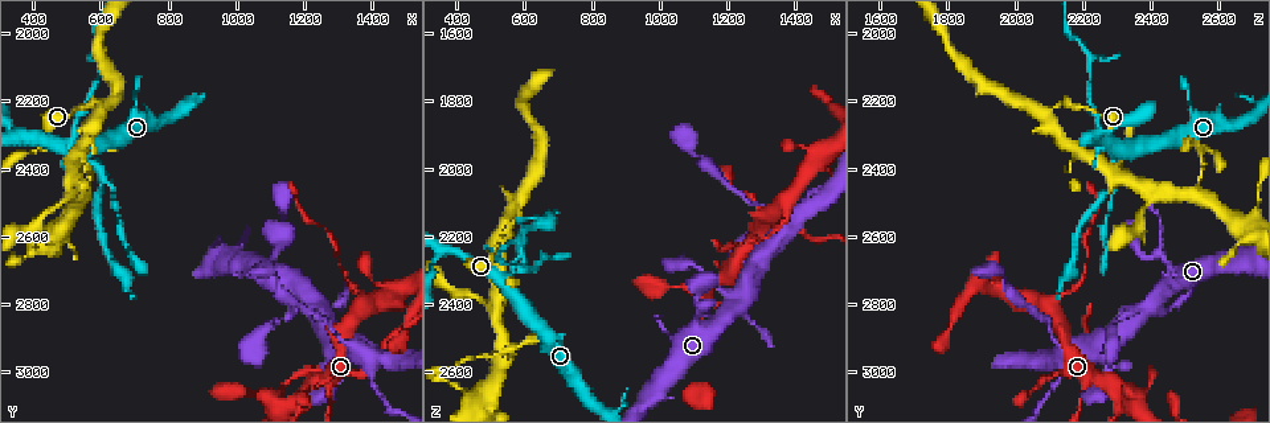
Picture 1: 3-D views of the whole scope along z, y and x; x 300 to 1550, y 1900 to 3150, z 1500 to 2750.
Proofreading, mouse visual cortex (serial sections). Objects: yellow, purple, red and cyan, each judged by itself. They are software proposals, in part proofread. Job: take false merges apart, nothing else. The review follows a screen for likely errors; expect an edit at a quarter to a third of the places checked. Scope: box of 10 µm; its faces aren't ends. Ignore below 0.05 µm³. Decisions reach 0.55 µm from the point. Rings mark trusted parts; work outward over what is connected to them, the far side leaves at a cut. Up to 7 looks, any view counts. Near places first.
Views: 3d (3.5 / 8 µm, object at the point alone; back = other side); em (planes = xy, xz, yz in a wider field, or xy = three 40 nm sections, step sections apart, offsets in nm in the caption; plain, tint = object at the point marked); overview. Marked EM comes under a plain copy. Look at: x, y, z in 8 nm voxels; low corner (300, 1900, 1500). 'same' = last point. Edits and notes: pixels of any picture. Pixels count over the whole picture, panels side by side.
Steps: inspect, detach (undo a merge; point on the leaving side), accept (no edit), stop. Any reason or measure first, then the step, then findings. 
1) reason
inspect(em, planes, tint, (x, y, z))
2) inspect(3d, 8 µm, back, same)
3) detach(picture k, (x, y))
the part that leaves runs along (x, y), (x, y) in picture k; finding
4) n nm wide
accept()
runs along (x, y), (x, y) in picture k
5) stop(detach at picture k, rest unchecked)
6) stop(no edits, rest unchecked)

thick turns thin
inspect(3d, 3.5 µm, (1110, 2670, 2380))

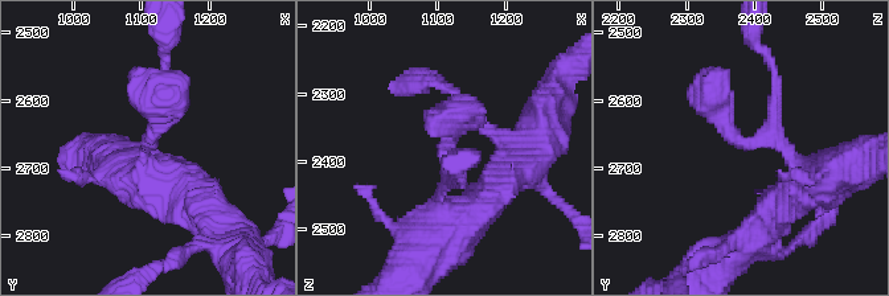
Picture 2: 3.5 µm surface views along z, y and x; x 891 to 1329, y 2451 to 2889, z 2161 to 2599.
3 arms; arms of 150, 350, 400 nm; need the tissue
inspect(em, xy, step 1, tint, (1110, 2665, 2390))

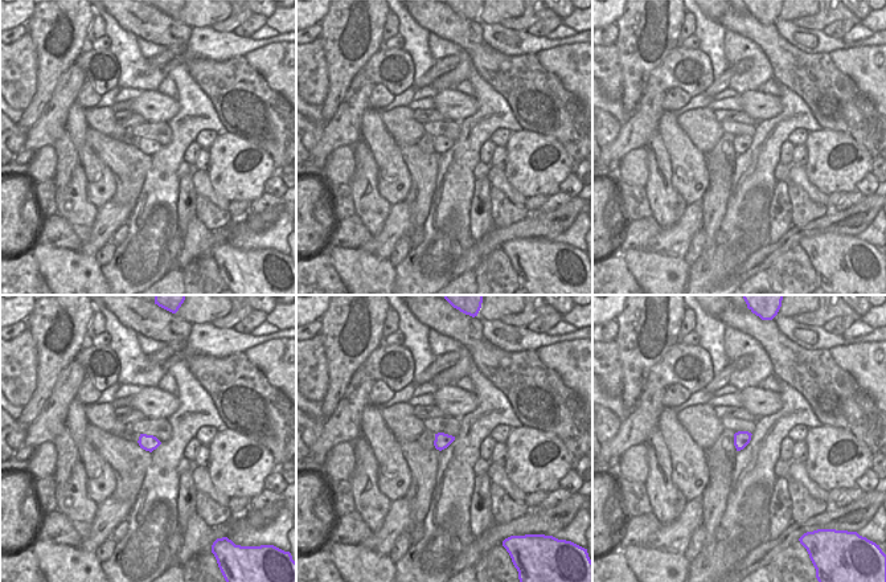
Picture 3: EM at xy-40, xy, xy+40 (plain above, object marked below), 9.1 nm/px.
another direction
inspect(em, xy, step 5, tint, same)

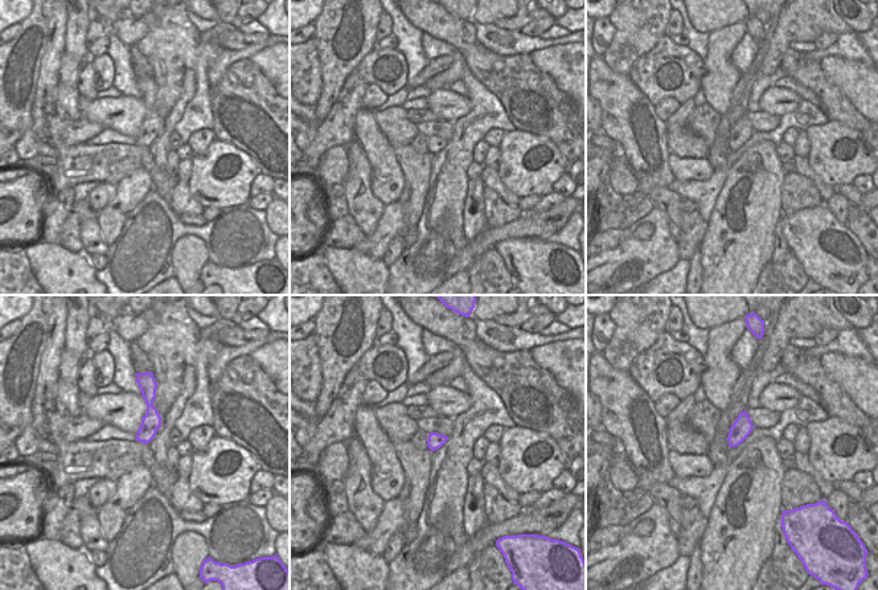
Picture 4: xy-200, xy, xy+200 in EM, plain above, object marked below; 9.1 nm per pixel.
accept()
runs along (816, 177), (773, 132), (738, 140), (721, 75) in picture 2; continuous, no second cell

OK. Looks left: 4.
inspect(3d, 3.5 µm, back, (610, 2430, 2290))

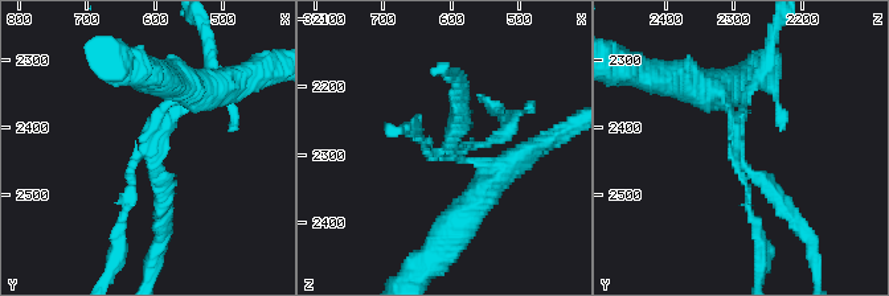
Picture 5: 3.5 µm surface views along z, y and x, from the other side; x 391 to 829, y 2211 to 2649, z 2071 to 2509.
inspect(em, xy, step 2, tint, (600, 2430, 2290))

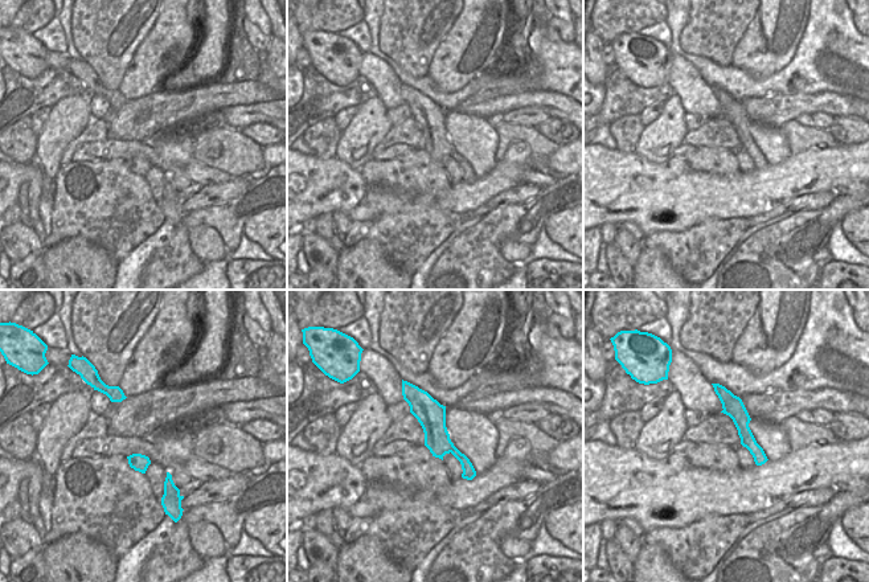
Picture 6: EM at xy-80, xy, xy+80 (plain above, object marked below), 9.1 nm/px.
inspect(em, xy, step 1, tint, same)

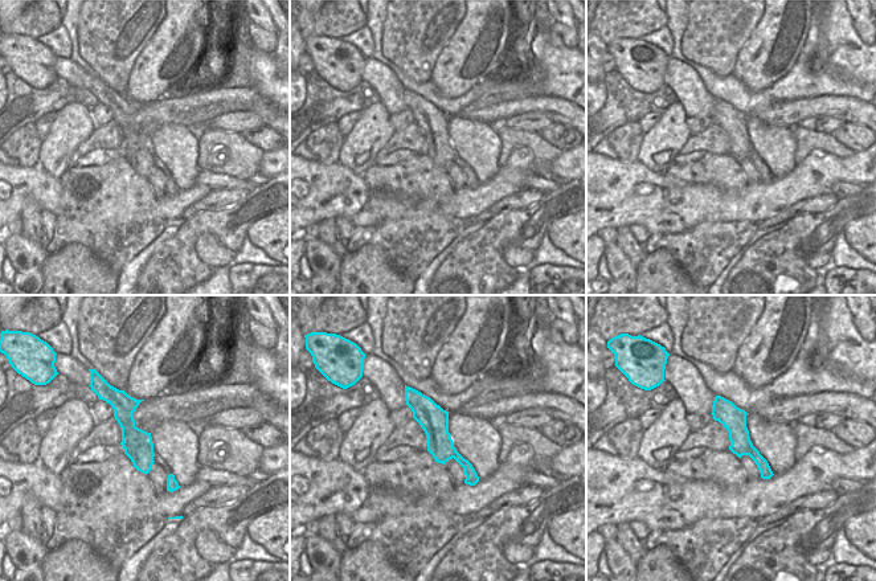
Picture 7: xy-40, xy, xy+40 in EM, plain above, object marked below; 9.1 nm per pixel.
detach(picture 5, (465, 116))
border along (439, 406), (430, 453) in picture 7; two cells meet here

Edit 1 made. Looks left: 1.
stop(detach at picture 5, rest unchecked)

